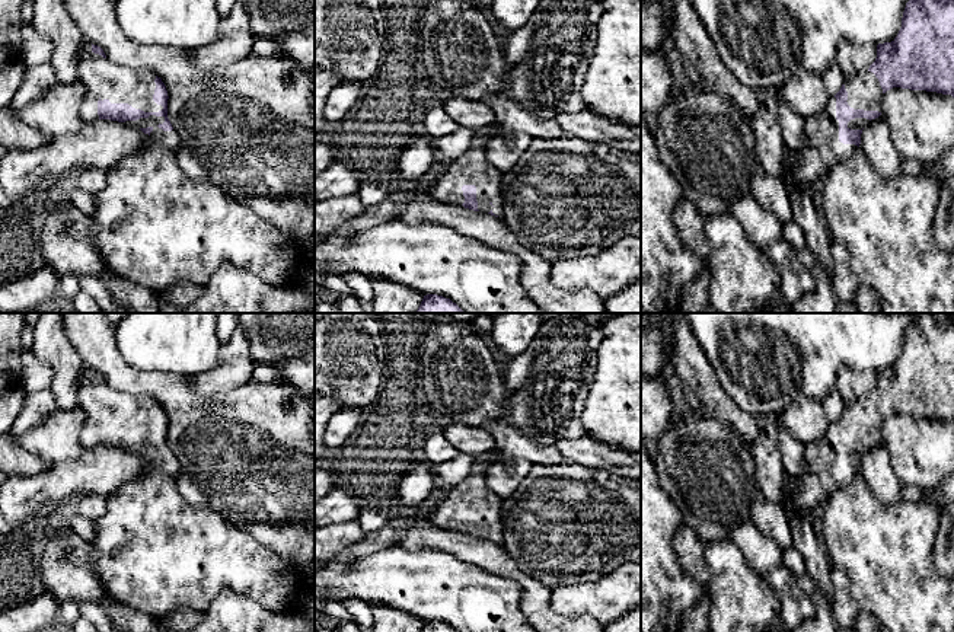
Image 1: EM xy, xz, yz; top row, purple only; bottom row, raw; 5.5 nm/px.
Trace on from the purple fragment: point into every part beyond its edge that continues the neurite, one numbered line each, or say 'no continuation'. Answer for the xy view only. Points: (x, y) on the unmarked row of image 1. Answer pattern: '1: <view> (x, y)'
1: xy (102, 405)

